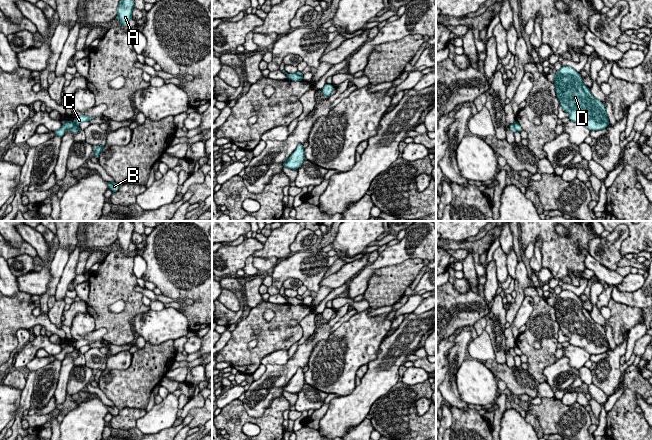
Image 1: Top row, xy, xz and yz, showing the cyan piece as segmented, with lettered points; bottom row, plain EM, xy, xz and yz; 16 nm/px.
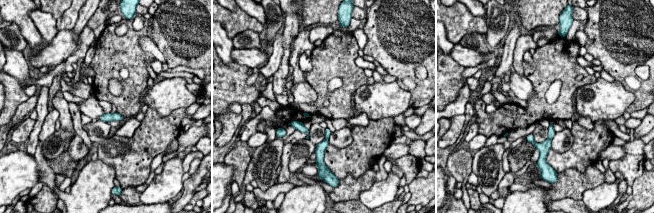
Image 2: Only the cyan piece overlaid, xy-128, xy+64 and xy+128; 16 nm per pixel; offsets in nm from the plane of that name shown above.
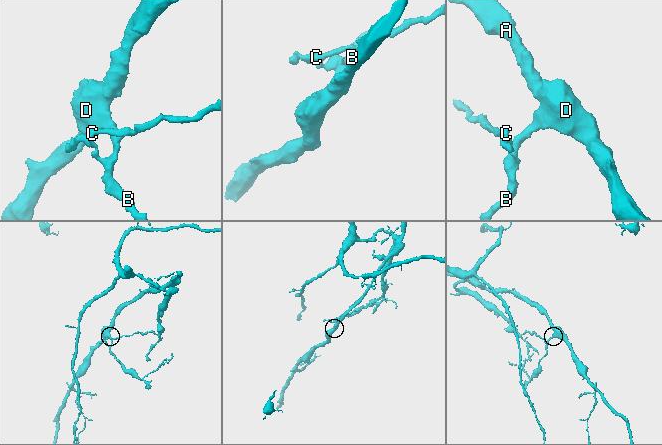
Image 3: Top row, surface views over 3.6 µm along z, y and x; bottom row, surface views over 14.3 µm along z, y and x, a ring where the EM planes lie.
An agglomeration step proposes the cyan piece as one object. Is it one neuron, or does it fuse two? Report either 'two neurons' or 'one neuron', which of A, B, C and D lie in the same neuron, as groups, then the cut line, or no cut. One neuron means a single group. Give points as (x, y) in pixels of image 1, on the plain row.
two neurons; A B D / C; cut in xy along (78, 349), (70, 353)

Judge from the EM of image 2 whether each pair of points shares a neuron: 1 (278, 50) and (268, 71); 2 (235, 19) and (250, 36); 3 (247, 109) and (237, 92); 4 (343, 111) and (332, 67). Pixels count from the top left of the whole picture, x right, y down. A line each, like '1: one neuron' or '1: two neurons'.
1: one neuron
2: two neurons
3: two neurons
4: one neuron

